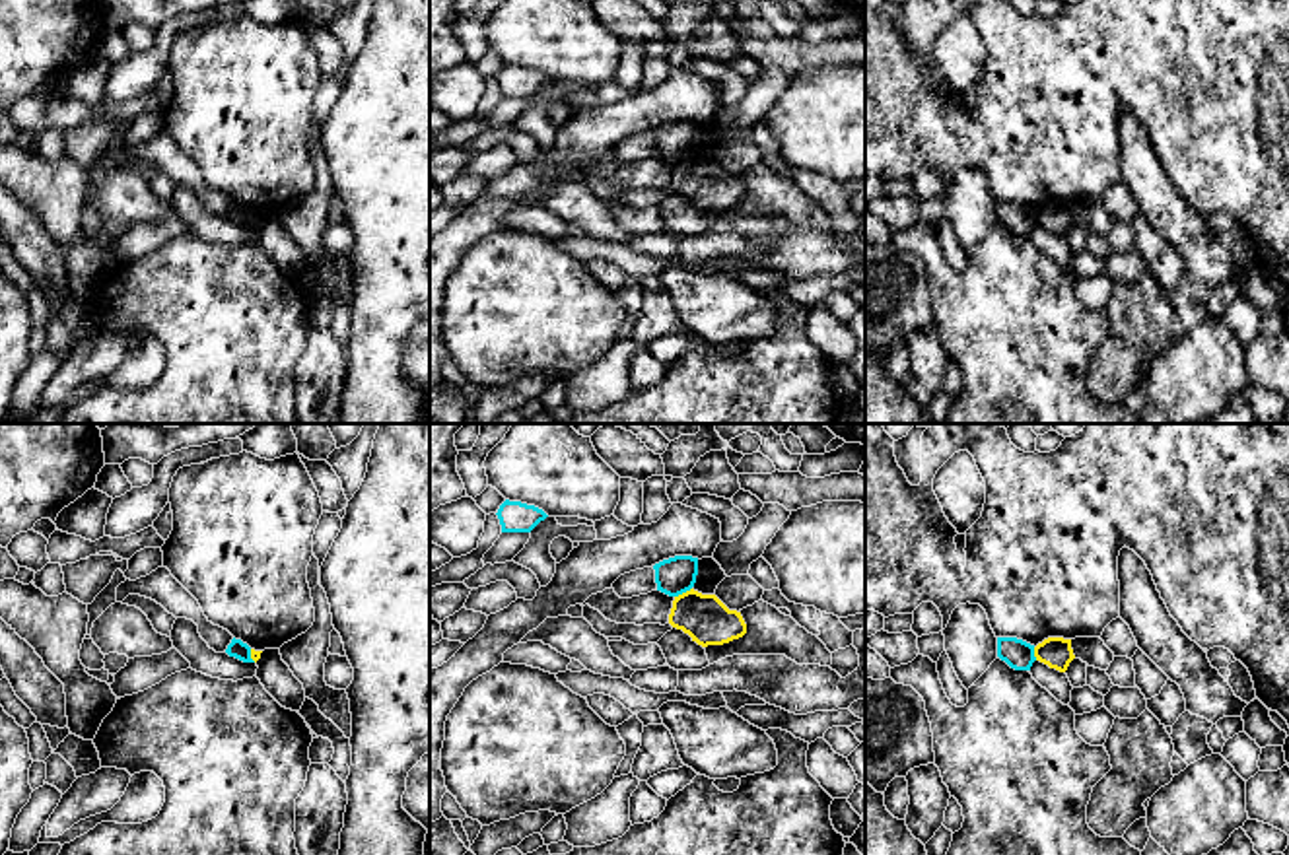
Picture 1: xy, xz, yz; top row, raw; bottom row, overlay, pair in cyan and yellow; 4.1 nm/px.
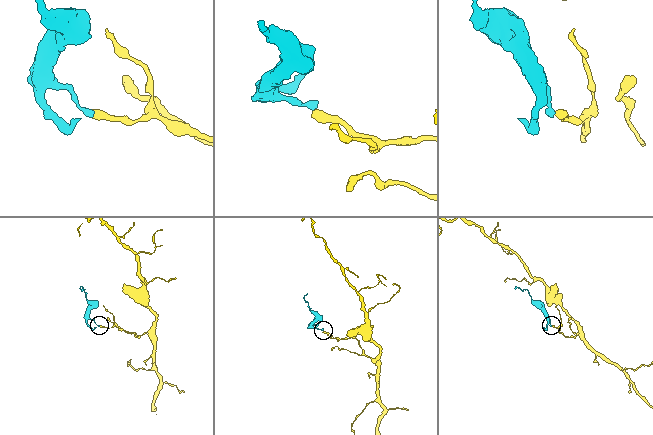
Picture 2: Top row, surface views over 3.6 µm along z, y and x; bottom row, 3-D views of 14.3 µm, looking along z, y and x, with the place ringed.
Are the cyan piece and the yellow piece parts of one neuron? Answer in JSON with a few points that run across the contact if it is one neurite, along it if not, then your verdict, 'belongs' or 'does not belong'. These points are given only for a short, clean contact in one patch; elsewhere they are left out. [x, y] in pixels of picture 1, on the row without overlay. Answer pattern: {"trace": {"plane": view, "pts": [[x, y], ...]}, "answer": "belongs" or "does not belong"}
{"trace": {"plane": "xz", "pts": [[691, 152], [675, 162]]}, "answer": "does not belong"}

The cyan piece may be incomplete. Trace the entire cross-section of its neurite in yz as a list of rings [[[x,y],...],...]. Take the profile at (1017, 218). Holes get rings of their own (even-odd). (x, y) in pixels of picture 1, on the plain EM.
[[[997,202],[997,222],[1015,235],[1030,235],[1034,222],[1034,210],[1017,202]]]

